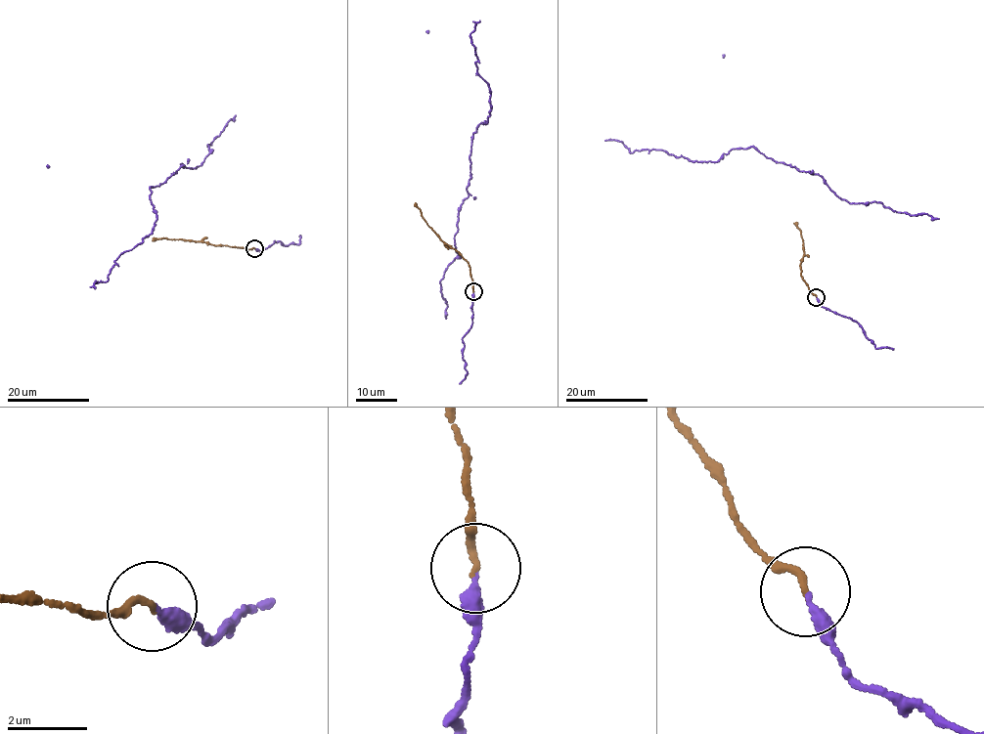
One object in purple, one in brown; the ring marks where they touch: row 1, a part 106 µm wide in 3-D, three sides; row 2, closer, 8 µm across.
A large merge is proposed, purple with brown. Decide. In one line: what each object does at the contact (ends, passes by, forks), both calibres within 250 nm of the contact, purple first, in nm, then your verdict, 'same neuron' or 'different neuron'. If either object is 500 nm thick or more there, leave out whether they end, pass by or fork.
purple ends | brown ends | 260/160 nm | same neuron

